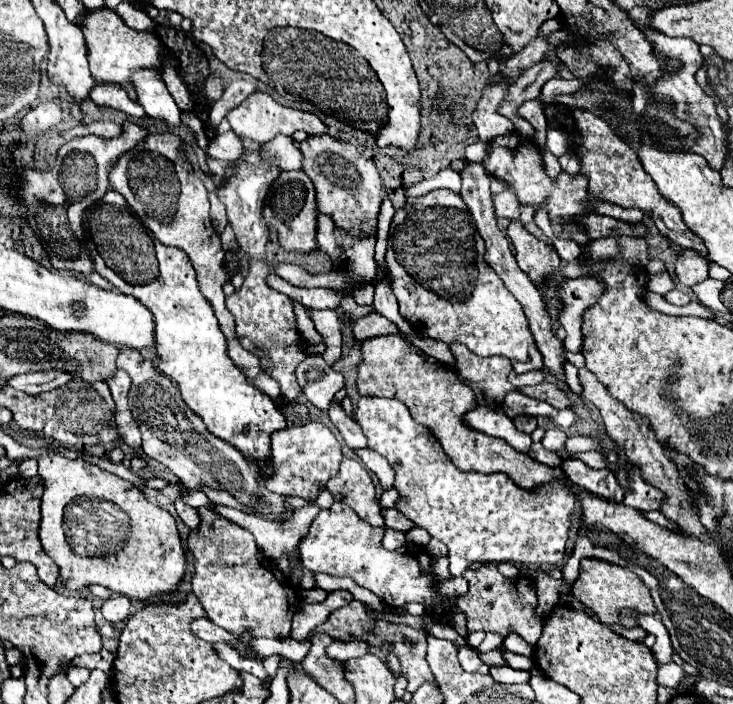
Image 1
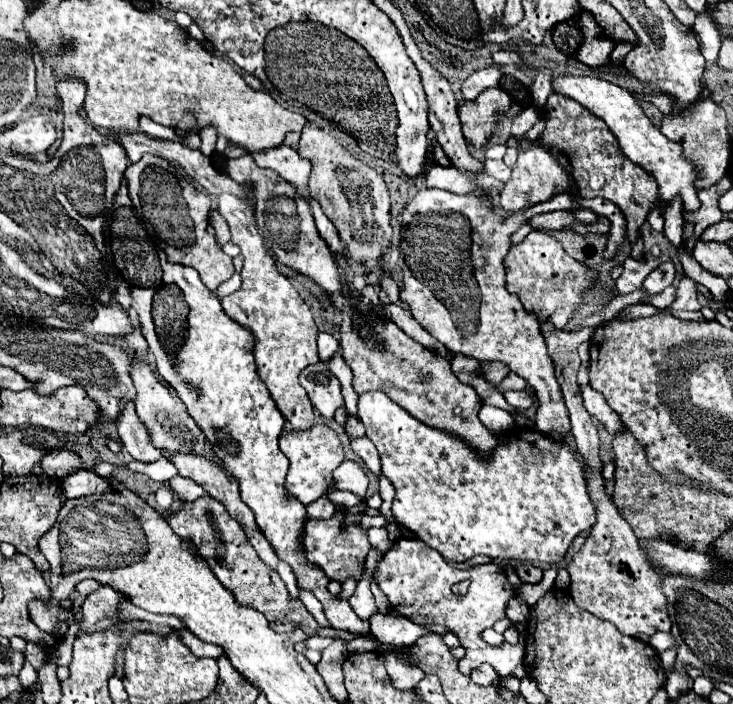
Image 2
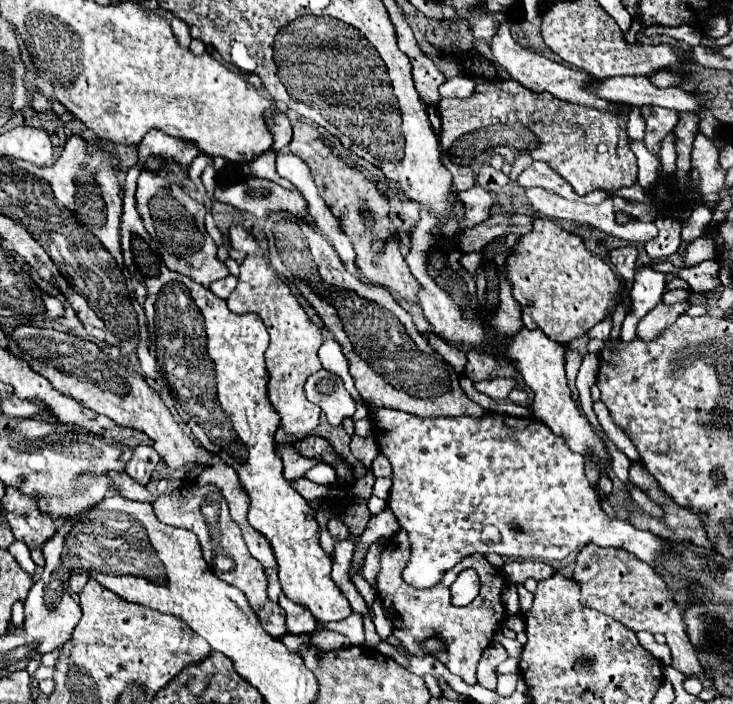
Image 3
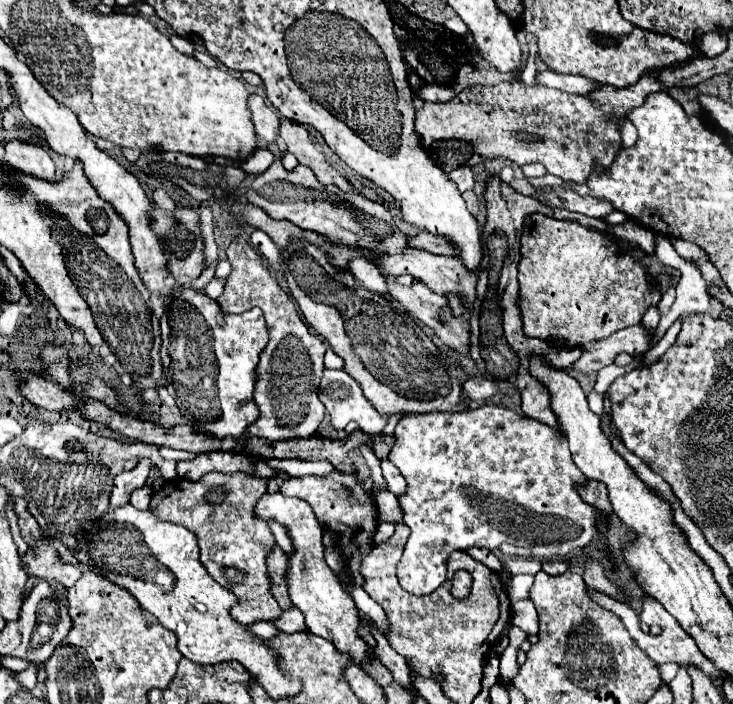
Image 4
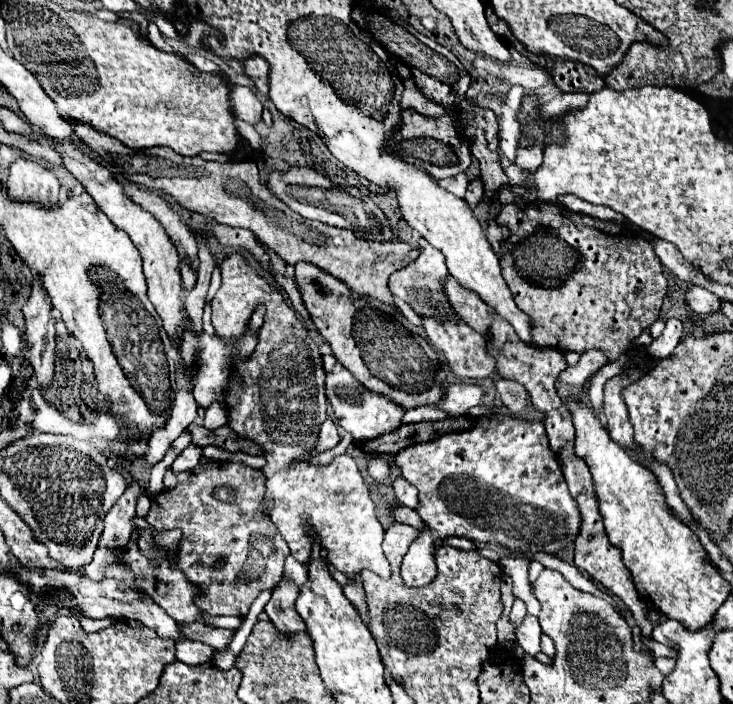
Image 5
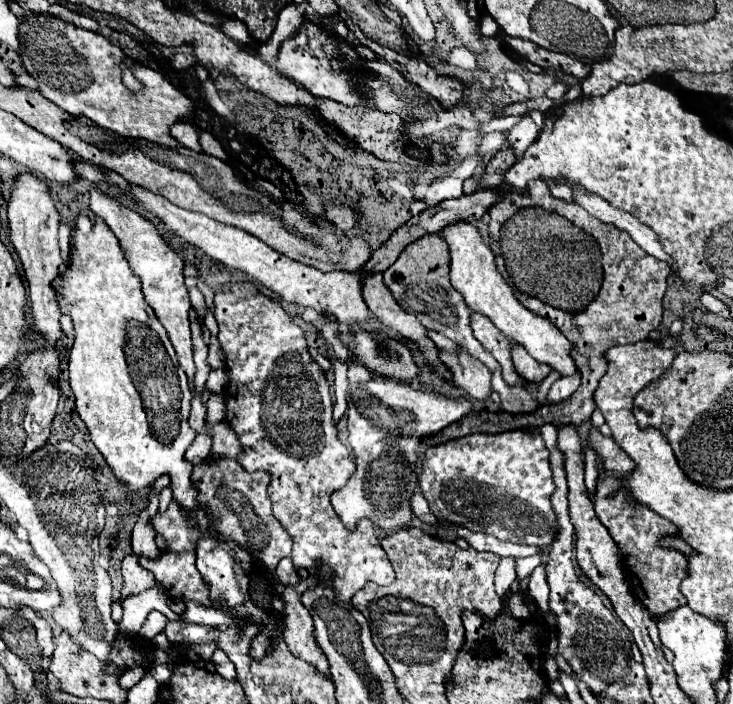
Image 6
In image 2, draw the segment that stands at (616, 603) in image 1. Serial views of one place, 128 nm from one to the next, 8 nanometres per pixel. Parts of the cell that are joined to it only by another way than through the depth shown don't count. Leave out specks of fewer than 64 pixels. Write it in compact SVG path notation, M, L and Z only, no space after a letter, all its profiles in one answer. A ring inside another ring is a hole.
M540 322L540 330L546 340L548 356L554 362L554 374L560 384L562 396L566 400L570 422L572 422L572 434L578 444L578 452L584 456L588 464L588 494L592 502L596 504L598 520L592 528L592 534L588 536L586 544L580 548L578 554L574 554L572 562L568 564L568 572L572 576L570 582L570 596L574 604L588 610L590 614L598 616L600 620L612 622L622 634L636 636L640 632L644 634L656 634L656 632L670 632L670 618L666 610L666 596L660 590L660 578L648 564L644 550L638 544L636 534L632 532L630 524L620 516L616 504L612 504L612 498L604 492L602 482L602 462L598 456L598 432L592 422L592 416L586 412L582 404L582 396L576 384L576 372L580 366L578 356L578 344L590 340L594 328L582 328L580 332L562 332L558 328L552 328L548 322Z

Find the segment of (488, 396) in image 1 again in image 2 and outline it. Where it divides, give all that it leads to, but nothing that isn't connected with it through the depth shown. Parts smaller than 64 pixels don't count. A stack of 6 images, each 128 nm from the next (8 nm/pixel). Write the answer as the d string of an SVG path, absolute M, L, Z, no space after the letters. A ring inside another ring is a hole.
M480 362L480 376L484 376L492 386L500 384L500 380L504 380L508 372L510 368L502 362Z

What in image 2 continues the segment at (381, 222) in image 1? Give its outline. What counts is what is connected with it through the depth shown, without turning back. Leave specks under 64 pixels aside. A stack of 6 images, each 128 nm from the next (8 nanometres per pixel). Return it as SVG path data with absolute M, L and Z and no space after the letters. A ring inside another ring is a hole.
M384 272L380 278L380 302L382 304L390 304L394 300L398 300L398 284L392 280L390 272Z

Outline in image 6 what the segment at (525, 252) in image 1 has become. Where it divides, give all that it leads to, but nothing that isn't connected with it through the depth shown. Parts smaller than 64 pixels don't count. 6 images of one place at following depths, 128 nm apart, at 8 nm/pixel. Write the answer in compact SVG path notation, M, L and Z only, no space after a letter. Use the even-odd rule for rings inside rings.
M534 180L528 184L526 194L520 194L520 192L504 194L504 198L498 204L494 204L488 212L490 214L490 230L488 230L490 232L490 248L496 256L498 272L504 276L504 280L508 284L512 284L512 276L508 276L508 270L504 268L504 258L500 254L500 228L520 208L528 208L528 206L544 208L546 212L556 212L560 216L566 216L572 224L576 224L580 230L588 232L596 242L600 242L602 282L600 282L598 294L590 300L590 304L580 304L580 300L576 300L576 312L566 312L566 310L560 312L560 308L552 308L550 304L544 304L542 300L536 300L534 296L528 296L516 288L516 292L518 292L516 298L520 300L520 304L524 304L524 308L528 308L530 312L534 312L542 318L548 318L572 342L572 358L576 360L576 366L582 370L580 388L568 400L564 400L560 404L540 406L536 412L530 414L528 426L542 426L546 422L550 422L554 426L564 426L564 424L578 426L578 424L590 420L590 416L596 408L596 404L592 402L592 396L598 386L598 380L604 376L604 372L608 368L608 360L604 360L604 352L608 352L608 348L612 348L612 344L620 346L646 340L648 334L658 328L658 324L662 320L662 296L666 292L666 276L670 274L670 266L666 262L656 260L654 256L646 254L640 248L640 288L634 288L636 246L638 244L630 238L630 234L590 216L580 204L568 204L564 200L556 200L542 180Z

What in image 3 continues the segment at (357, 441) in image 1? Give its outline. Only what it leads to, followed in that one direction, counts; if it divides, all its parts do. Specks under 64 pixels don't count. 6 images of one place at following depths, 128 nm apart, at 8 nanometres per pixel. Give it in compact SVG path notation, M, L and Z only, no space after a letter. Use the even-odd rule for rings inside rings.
M378 454L378 456L372 460L372 474L374 474L376 478L380 478L380 476L390 476L390 474L392 474L392 468L390 468L390 464L388 464L388 460L386 460L384 454Z

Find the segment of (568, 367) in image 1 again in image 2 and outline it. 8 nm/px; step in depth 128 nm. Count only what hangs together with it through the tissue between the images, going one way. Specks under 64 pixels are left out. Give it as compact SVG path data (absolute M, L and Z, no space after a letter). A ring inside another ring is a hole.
M580 386L580 392L582 392L584 408L586 408L596 420L600 420L612 434L616 434L616 432L622 430L620 418L608 408L606 400L604 400L596 390L592 390L590 386Z

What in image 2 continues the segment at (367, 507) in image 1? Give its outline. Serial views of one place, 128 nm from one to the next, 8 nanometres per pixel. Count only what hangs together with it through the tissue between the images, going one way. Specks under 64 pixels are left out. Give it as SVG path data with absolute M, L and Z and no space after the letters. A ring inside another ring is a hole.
M344 460L334 472L332 488L334 490L350 490L352 494L356 494L358 498L364 500L364 494L366 494L366 488L368 488L368 478L356 462ZM368 528L368 538L370 538L370 544L374 548L380 548L382 552L386 552L392 546L386 528Z

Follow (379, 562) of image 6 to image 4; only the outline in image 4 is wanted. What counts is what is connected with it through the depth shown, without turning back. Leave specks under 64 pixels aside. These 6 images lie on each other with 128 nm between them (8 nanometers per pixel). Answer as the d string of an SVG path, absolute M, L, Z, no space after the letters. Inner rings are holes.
M238 236L228 246L226 254L234 270L226 280L226 290L218 298L218 304L230 314L242 314L254 306L262 308L270 332L270 342L260 354L258 384L254 390L254 402L260 408L260 418L248 428L248 432L250 436L266 440L308 438L324 418L324 406L316 392L324 370L326 344L300 320L294 300L280 288L278 280L264 266L262 256L250 246L250 242ZM334 470L332 474L320 478L320 476L304 476L304 478L290 478L286 482L282 482L280 486L282 494L288 496L296 496L306 500L318 522L322 526L328 526L330 530L334 530L340 536L340 544L344 546L346 554L352 554L354 550L358 550L364 544L372 544L372 536L376 534L376 506L374 506L374 498L368 496L362 488L362 482L354 476L354 474L344 474Z

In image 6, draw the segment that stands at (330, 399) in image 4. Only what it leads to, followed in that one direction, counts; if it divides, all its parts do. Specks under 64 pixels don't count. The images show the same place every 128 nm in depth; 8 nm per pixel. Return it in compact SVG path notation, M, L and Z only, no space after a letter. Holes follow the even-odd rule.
M370 380L364 384L354 384L348 390L348 440L356 454L356 472L346 482L344 488L332 494L332 506L340 516L346 528L354 528L360 518L374 518L378 526L392 528L392 522L398 518L398 528L410 526L412 510L410 510L410 496L418 490L418 446L420 438L444 430L448 424L460 420L464 414L472 410L472 402L468 398L452 398L440 392L420 392L406 384L398 384L394 380Z

